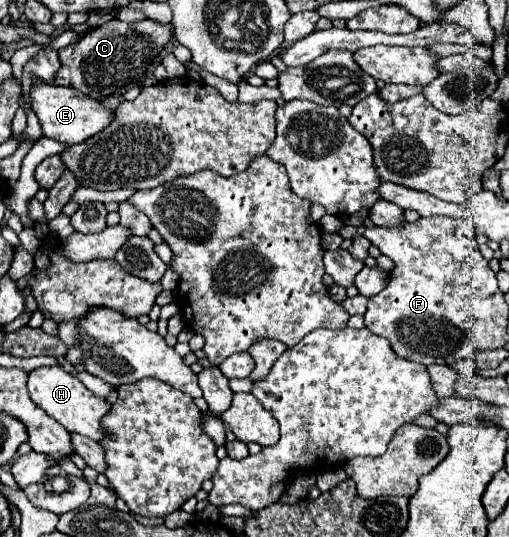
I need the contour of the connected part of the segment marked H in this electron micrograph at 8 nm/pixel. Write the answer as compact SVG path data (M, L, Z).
M40 366L28 372L28 390L34 404L58 420L68 432L78 432L92 440L102 440L106 436L100 420L110 410L110 404L104 398L94 396L74 374L66 372L62 366Z

